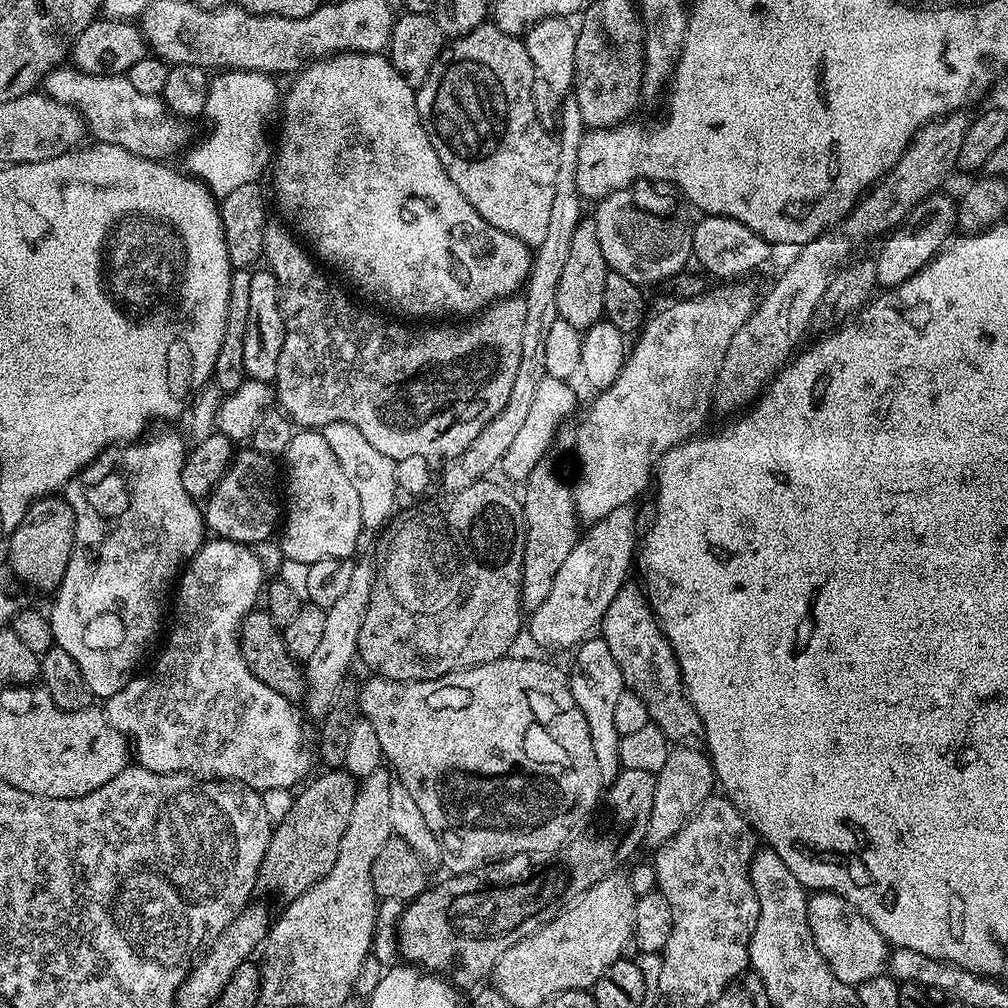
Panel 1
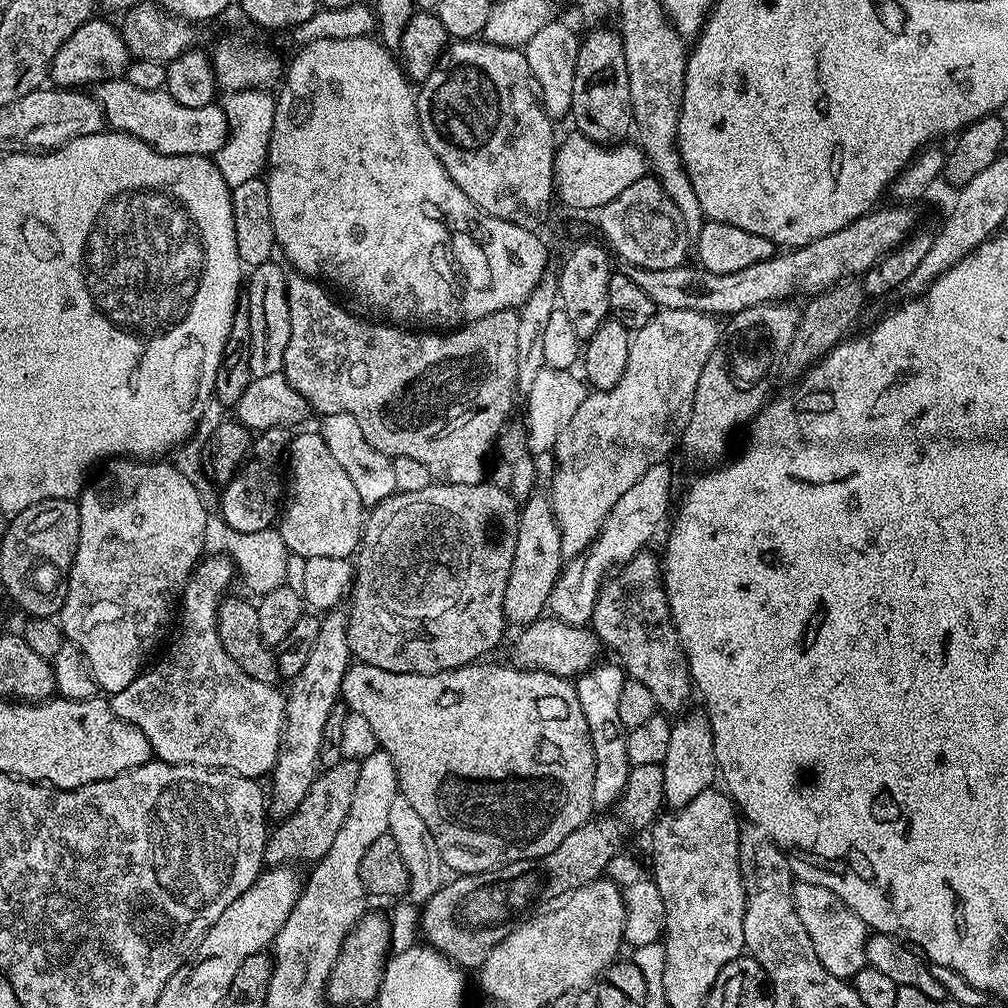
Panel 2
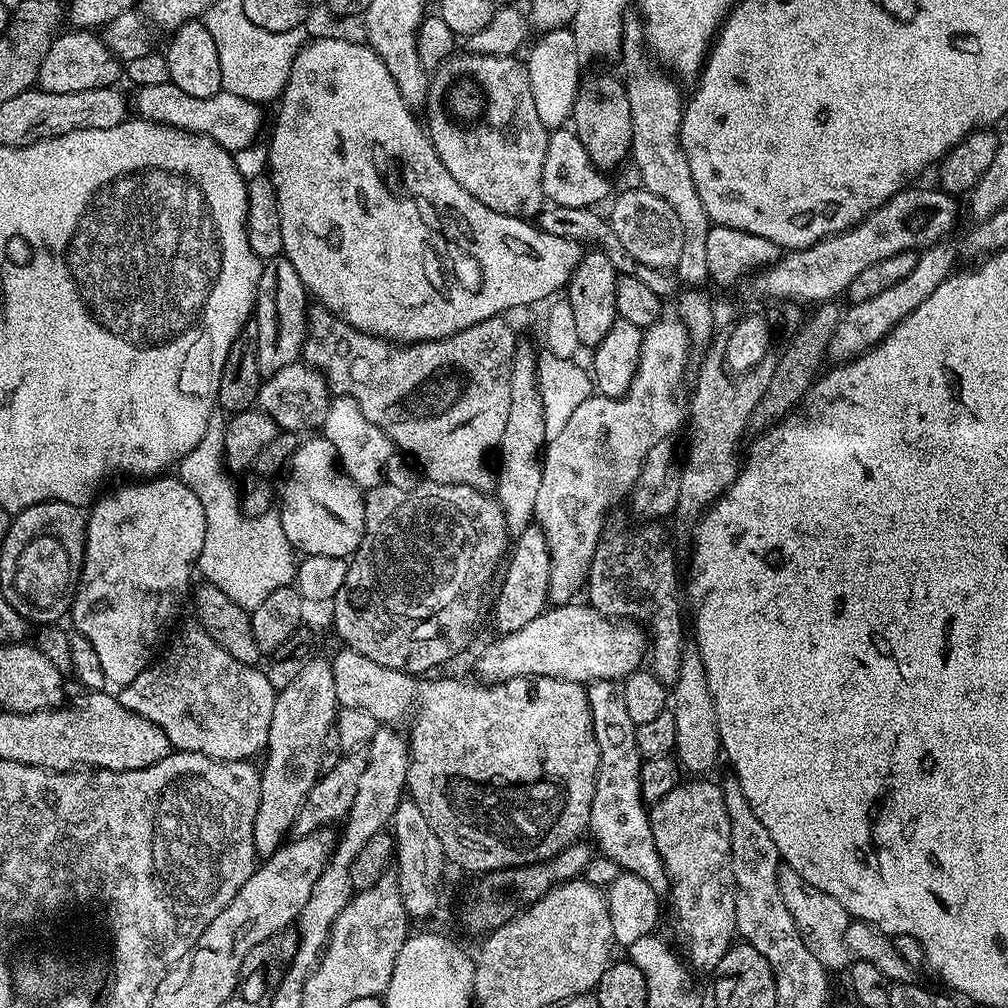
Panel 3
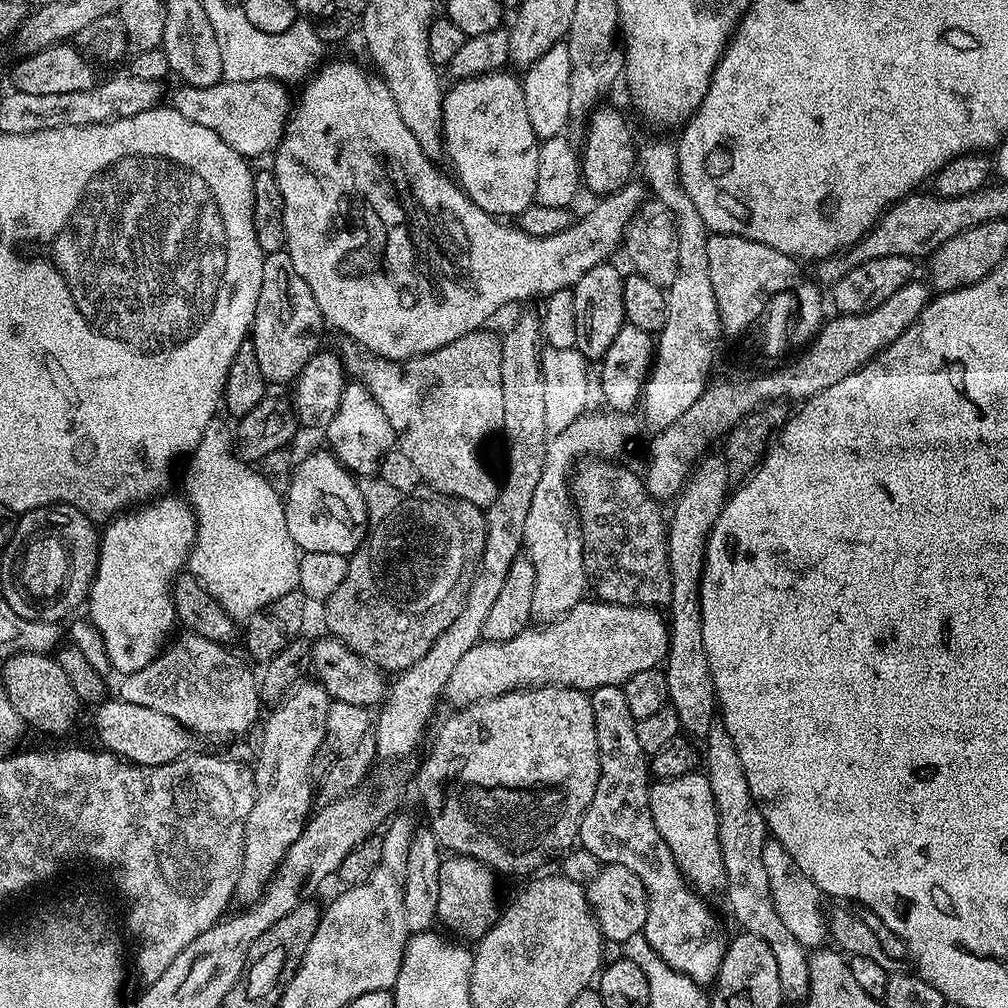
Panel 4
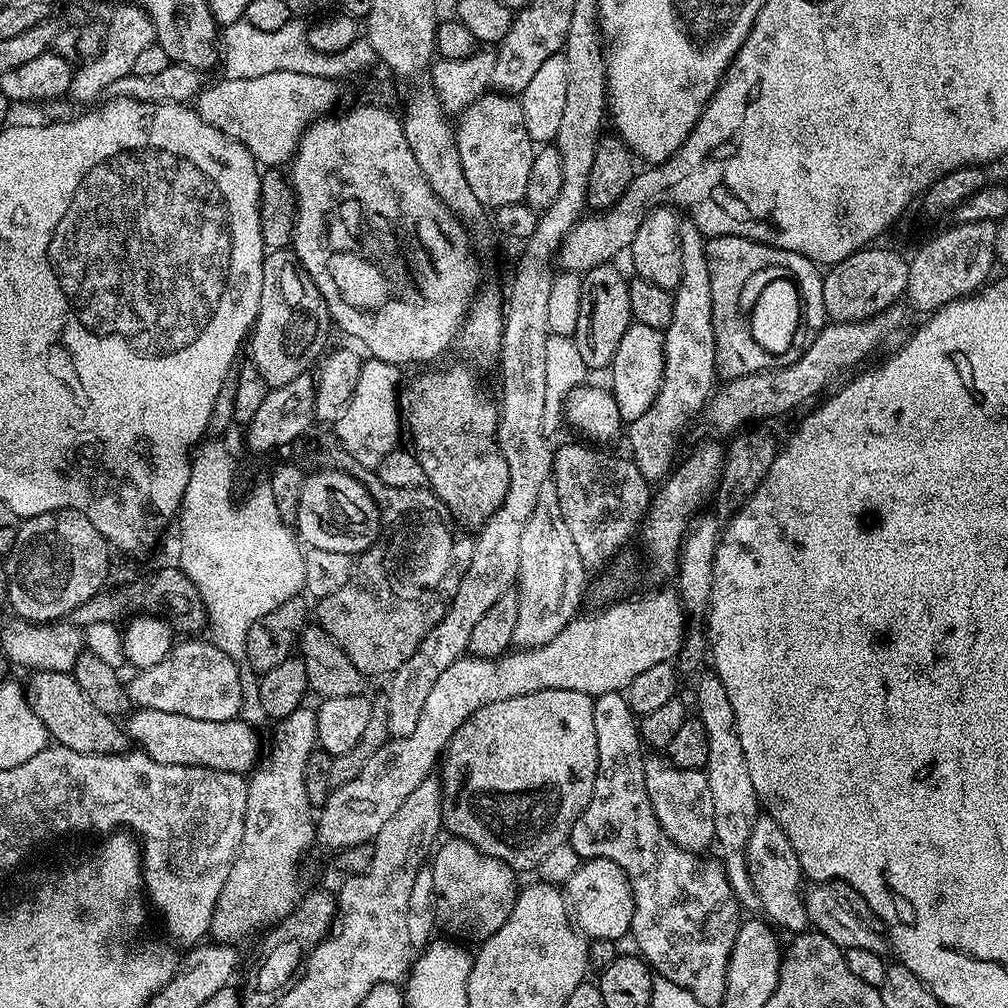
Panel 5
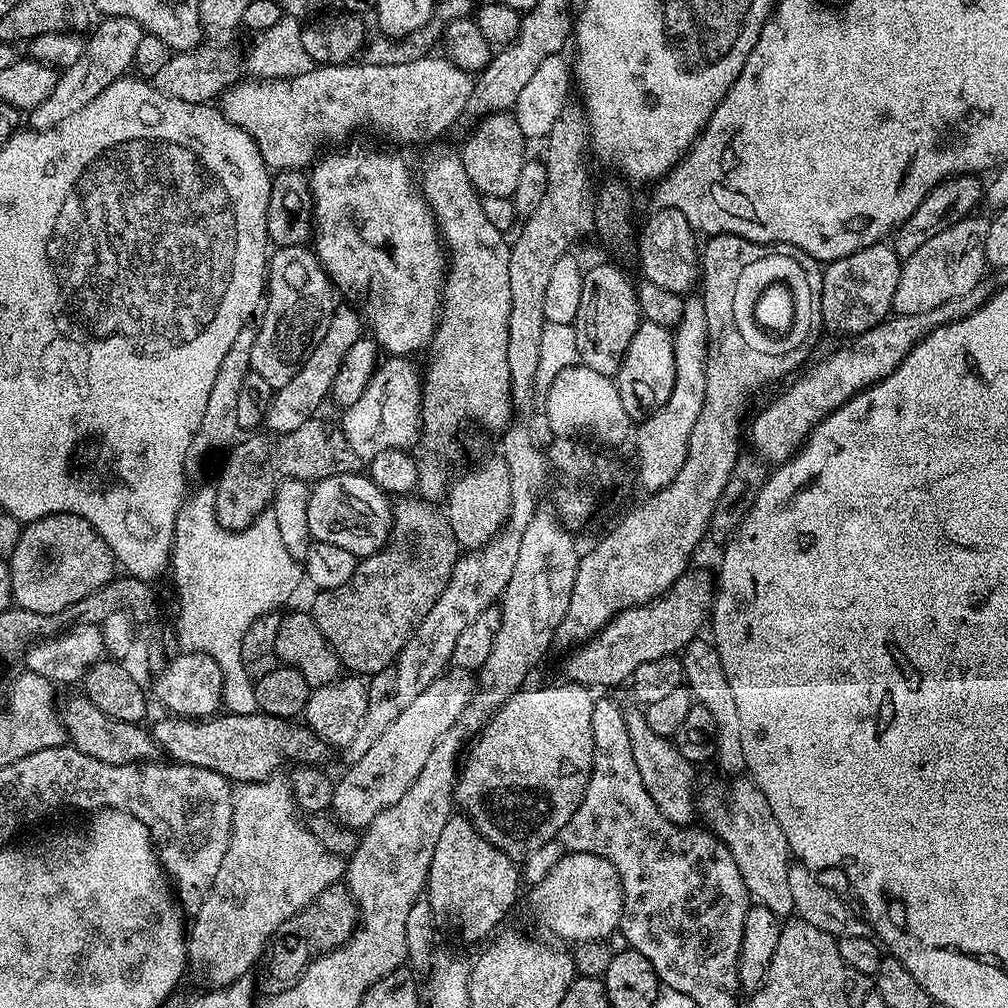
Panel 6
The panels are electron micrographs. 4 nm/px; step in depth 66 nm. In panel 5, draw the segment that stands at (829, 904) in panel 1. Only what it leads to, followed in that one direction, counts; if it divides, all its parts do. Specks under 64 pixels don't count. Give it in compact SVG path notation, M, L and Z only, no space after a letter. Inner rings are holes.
M766 814L757 815L744 855L748 857L752 891L755 899L760 899L765 914L769 916L767 919L777 929L785 928L788 934L805 931L809 927L809 922L802 895L802 883L800 884L800 880L802 881L800 863L798 854L794 854L794 846L790 846L790 838L782 834L782 826L778 826L778 822L774 822Z

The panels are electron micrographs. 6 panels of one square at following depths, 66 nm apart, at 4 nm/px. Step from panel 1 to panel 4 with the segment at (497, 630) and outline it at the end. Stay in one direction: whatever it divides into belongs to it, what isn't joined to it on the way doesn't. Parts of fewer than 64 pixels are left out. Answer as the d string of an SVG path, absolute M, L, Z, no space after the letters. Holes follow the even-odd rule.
M379 475L362 476L358 480L360 493L364 499L364 505L368 511L368 535L365 536L363 544L348 557L348 573L346 578L342 578L342 586L330 594L330 598L323 605L324 620L328 623L327 631L335 636L337 640L350 646L368 663L379 668L388 674L399 674L406 671L418 658L422 658L432 645L434 631L432 632L432 616L428 611L436 608L452 591L456 588L456 583L460 580L460 575L464 572L464 563L468 560L468 555L472 552L472 544L483 545L486 533L486 512L485 509L474 506L469 500L455 500L453 496L443 496L440 492L431 490L417 490L415 492L403 492L396 487L388 485L385 480L381 480Z

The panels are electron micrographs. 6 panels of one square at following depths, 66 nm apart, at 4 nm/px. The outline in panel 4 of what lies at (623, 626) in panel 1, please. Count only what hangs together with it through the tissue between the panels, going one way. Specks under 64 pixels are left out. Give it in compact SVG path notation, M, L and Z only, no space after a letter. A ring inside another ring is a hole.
M584 458L575 465L574 471L570 477L570 491L572 493L574 507L580 517L580 535L584 538L584 575L586 577L586 584L587 587L591 589L591 591L592 588L594 591L596 591L596 593L594 593L595 599L605 604L629 604L630 606L634 606L635 608L655 608L657 610L660 610L672 601L672 599L670 598L670 586L672 585L672 579L670 578L670 570L668 569L668 525L666 523L666 516L665 513L660 513L661 505L657 503L657 501L653 500L652 496L649 495L648 488L644 485L641 473L639 471L637 473L631 472L630 469L623 468L622 465L616 463L620 462L613 462L608 458Z

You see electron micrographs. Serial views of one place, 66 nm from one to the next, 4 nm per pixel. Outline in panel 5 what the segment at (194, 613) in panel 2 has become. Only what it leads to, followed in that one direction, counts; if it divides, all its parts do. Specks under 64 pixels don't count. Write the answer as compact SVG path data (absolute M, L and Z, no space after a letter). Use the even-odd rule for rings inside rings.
M184 638L184 641L173 643L172 649L166 654L166 658L162 658L162 662L158 662L158 666L150 666L149 668L139 669L135 673L136 677L131 681L127 681L126 687L128 689L129 701L136 708L149 708L150 710L166 710L166 714L186 714L186 718L198 718L199 720L209 720L210 722L222 722L223 720L234 720L241 715L241 707L246 697L246 689L240 685L240 674L236 670L238 668L237 661L232 660L207 639L196 640L200 638Z

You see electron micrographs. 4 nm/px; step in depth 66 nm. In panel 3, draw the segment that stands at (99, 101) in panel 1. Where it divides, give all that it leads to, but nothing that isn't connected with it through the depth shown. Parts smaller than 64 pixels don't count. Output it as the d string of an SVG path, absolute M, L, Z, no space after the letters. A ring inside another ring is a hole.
M171 83L136 88L134 94L134 112L139 119L164 124L180 132L190 132L193 136L208 136L218 146L228 149L233 154L250 147L259 137L256 135L260 132L261 109L245 97L221 90L212 97L194 98Z

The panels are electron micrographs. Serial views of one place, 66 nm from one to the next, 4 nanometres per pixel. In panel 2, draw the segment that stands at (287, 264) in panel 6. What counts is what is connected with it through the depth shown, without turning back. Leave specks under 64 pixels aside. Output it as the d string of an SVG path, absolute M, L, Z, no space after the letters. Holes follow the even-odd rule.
M276 262L259 264L257 268L251 269L250 275L246 280L246 307L250 314L250 370L253 377L274 374L281 371L284 366L286 356L286 342L290 342L290 306L288 305L288 276L286 272L276 265Z

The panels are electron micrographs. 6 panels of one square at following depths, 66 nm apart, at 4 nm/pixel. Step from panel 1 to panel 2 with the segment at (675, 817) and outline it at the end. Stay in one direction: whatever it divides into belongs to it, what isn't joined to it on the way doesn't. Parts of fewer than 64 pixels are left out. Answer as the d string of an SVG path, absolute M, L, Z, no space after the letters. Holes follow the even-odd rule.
M688 710L675 721L670 730L670 746L666 749L664 769L664 803L669 809L681 808L686 802L698 798L700 792L713 787L718 776L714 758L712 727L703 711Z

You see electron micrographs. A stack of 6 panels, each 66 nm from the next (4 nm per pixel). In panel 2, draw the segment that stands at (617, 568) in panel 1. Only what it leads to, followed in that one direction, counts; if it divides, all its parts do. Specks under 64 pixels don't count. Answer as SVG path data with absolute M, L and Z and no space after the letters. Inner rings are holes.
M664 462L651 464L642 478L638 478L638 482L634 482L634 486L630 486L630 490L626 490L626 494L622 494L618 502L614 502L591 546L581 556L571 557L563 565L554 590L548 596L548 608L555 619L564 624L587 625L591 621L600 586L609 573L620 565L627 564L649 547L652 535L659 530L664 519L664 523L669 519L670 509L674 504L672 472L666 465Z

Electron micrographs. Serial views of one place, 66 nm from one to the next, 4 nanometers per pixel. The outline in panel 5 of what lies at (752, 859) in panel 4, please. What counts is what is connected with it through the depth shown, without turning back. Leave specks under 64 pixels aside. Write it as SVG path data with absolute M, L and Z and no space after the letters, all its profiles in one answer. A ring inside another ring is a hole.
M715 671L708 673L696 684L696 704L700 707L698 718L706 730L706 771L710 782L710 798L714 801L714 844L720 853L719 859L737 901L744 902L753 895L752 879L748 873L748 857L744 855L748 840L752 836L752 825L758 815L758 801L754 782L750 782L750 770L746 766L746 754L742 754L742 742L738 742L736 719L726 698L726 688L716 676Z

